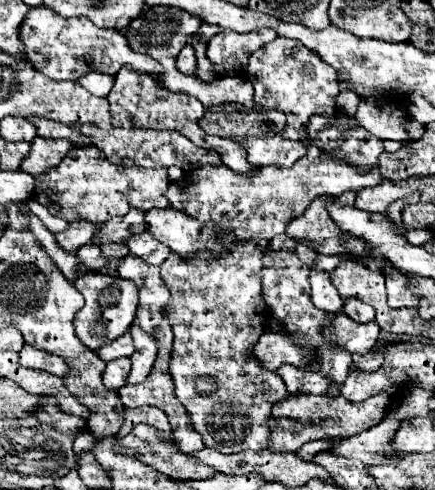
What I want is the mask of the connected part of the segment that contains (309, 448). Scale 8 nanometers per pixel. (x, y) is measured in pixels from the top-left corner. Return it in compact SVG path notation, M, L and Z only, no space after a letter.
M323 439L306 443L297 450L297 454L304 461L311 461L314 455L320 451L333 448L334 439Z

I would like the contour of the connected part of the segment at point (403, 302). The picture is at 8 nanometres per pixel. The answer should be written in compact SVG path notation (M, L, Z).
M391 269L385 277L387 283L387 303L393 309L401 309L401 307L417 307L419 297L415 295L413 287L411 287L411 279L409 275L405 275L399 269Z

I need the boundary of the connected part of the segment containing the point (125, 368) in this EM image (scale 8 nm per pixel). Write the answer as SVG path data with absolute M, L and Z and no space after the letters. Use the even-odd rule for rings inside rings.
M117 359L117 361L109 361L103 373L103 385L109 391L117 391L121 385L127 383L129 377L129 369L131 369L131 361L129 359Z

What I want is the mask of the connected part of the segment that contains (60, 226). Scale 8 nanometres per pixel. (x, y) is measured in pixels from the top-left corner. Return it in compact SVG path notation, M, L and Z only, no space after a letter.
M29 199L29 201L27 201L27 205L29 205L31 213L35 213L35 215L43 221L43 225L45 225L53 235L57 235L57 233L61 233L61 231L65 231L65 229L69 227L69 223L67 223L67 221L63 221L63 219L59 219L59 217L53 217L53 215L49 213L49 209L45 209L41 203L37 203L37 201Z

